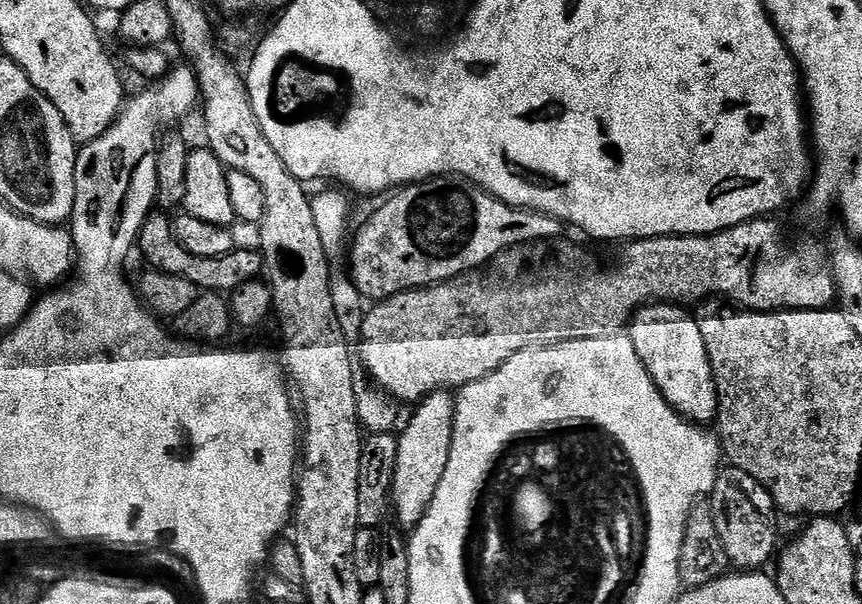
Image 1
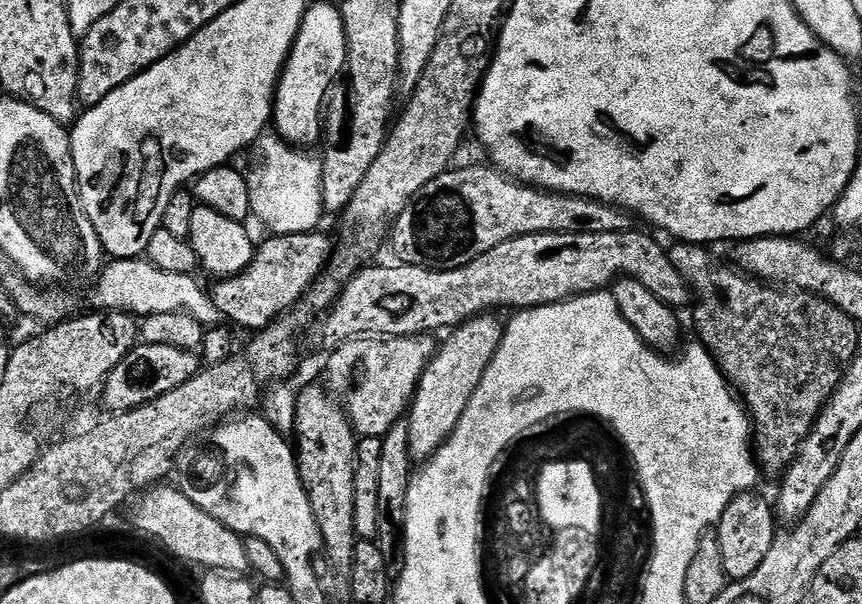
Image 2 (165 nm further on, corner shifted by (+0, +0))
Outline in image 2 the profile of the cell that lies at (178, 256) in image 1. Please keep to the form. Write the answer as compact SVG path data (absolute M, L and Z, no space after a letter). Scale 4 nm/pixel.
M317 230L291 232L288 236L269 235L269 240L253 251L252 261L244 270L211 285L210 295L221 317L225 321L233 320L240 328L259 330L294 308L324 271L334 251L333 241L328 241L322 232Z

